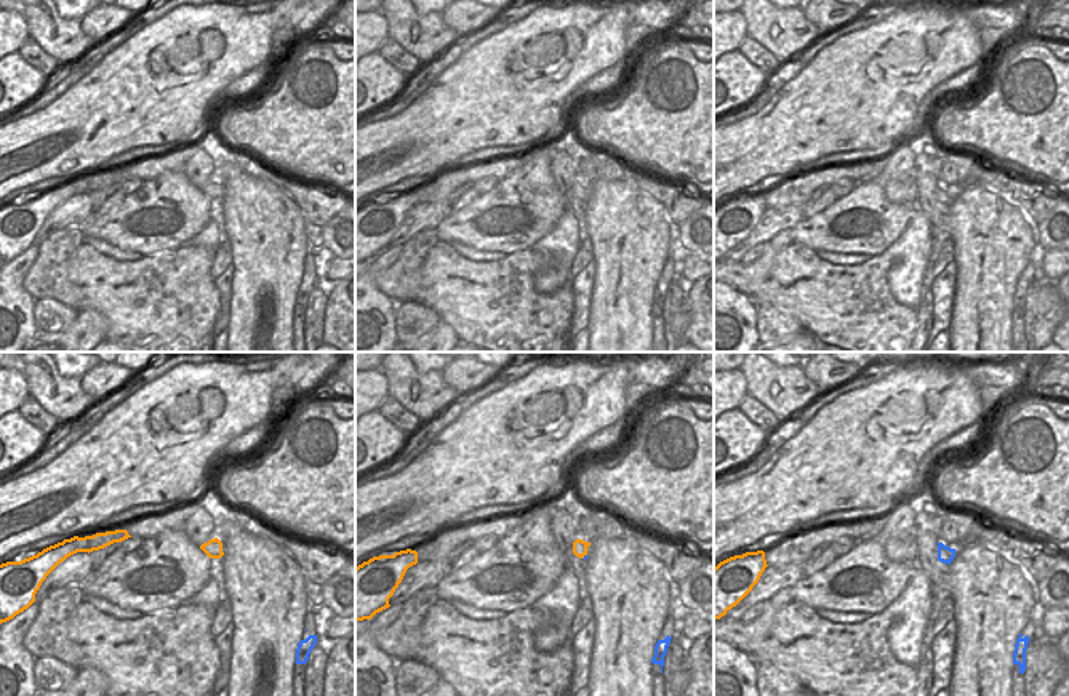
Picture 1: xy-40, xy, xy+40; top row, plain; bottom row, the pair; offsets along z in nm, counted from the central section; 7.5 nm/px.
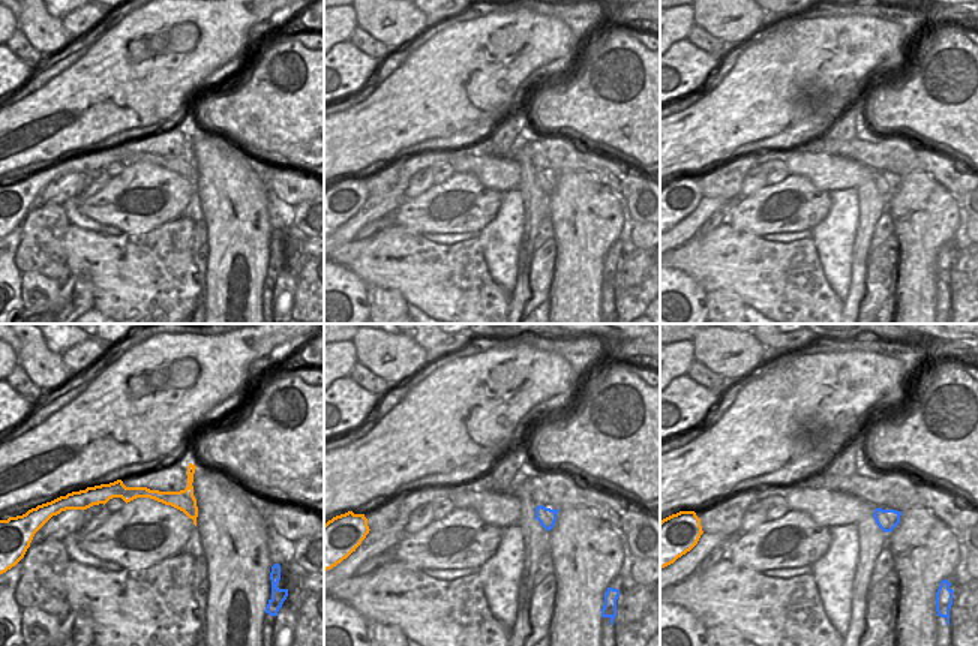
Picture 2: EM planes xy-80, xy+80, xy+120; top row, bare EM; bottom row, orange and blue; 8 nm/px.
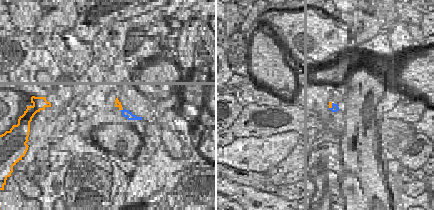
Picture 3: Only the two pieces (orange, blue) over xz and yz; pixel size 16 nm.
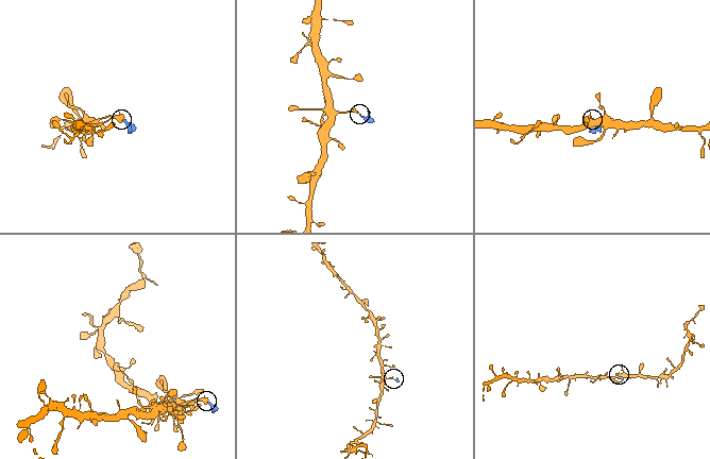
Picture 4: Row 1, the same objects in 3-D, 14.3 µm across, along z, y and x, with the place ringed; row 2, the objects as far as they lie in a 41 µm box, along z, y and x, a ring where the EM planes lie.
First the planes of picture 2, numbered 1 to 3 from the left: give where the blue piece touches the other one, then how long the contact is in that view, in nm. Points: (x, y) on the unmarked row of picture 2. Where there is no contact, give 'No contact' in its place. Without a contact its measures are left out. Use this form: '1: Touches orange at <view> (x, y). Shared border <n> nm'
1: No contact
2: No contact
3: No contact

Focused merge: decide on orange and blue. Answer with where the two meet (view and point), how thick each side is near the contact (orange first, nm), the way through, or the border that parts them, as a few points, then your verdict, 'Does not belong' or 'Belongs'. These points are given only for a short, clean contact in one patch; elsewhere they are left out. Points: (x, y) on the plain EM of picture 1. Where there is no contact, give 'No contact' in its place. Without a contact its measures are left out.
Touches orange at xy (584, 196). Thickness 120 nm (orange) against 20 nm. Boundary: xy (586, 196), (583, 199). Does not belong

